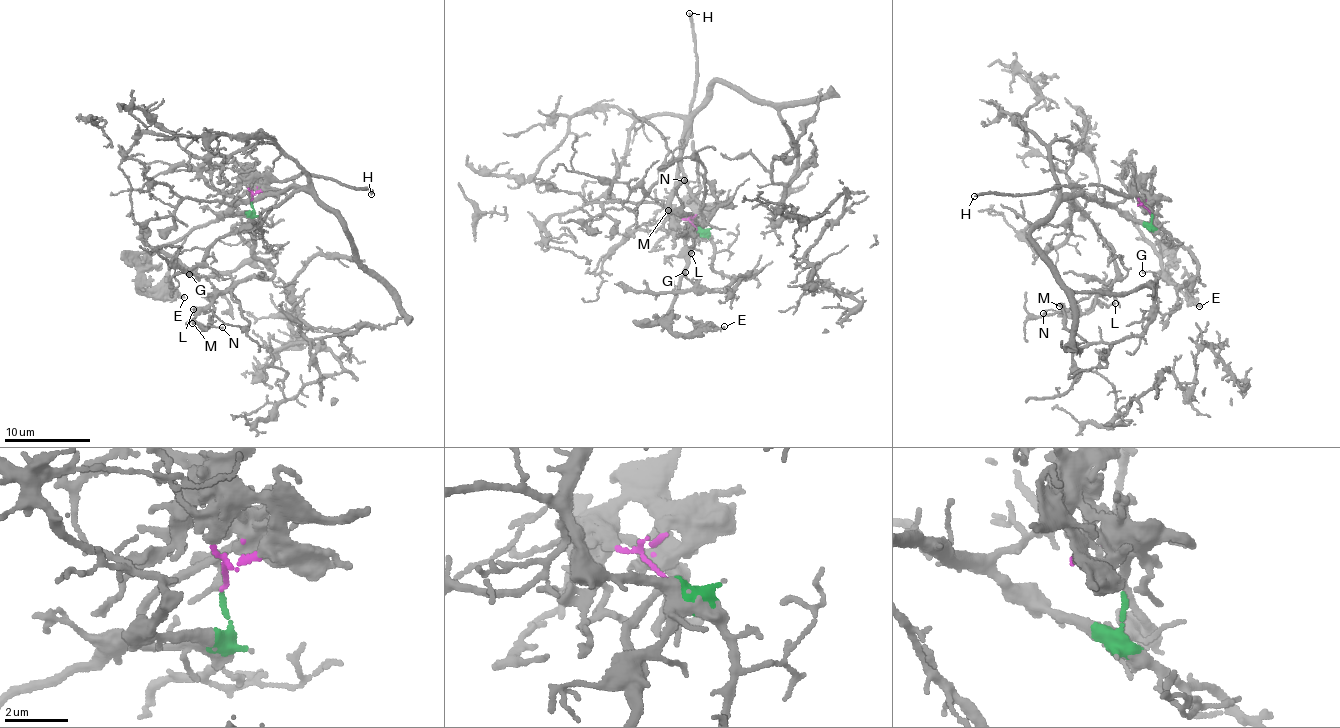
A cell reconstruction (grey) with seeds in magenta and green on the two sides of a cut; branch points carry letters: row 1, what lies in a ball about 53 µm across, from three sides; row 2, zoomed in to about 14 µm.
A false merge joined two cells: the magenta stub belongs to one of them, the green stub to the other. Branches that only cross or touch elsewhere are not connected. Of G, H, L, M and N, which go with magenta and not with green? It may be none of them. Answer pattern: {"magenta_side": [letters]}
{"magenta_side": ["H"]}

